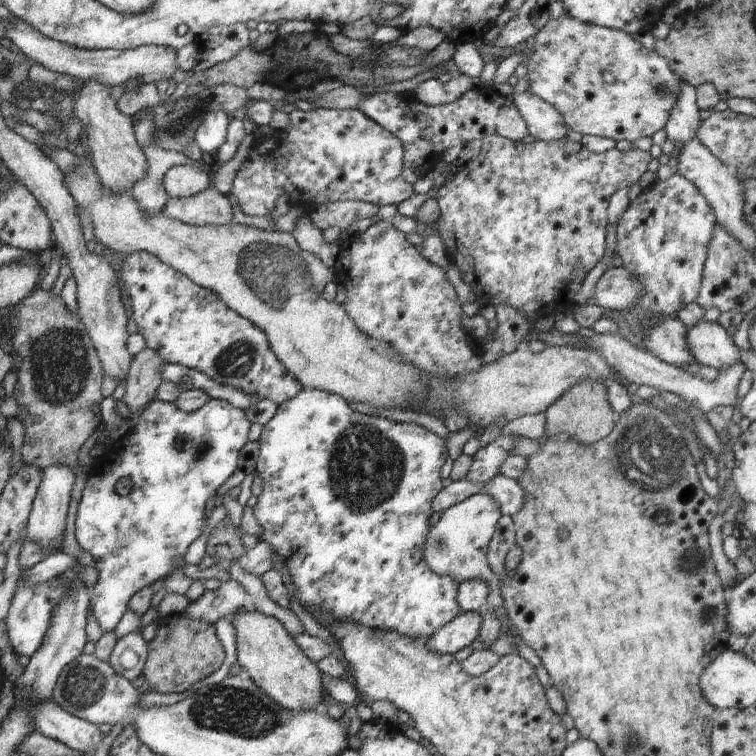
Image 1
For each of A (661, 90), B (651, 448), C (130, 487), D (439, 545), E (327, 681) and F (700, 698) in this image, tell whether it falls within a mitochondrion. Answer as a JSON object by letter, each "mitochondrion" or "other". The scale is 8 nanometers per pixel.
{"A":"mitochondrion","B":"mitochondrion","C":"other","D":"mitochondrion","E":"other","F":"other"}

